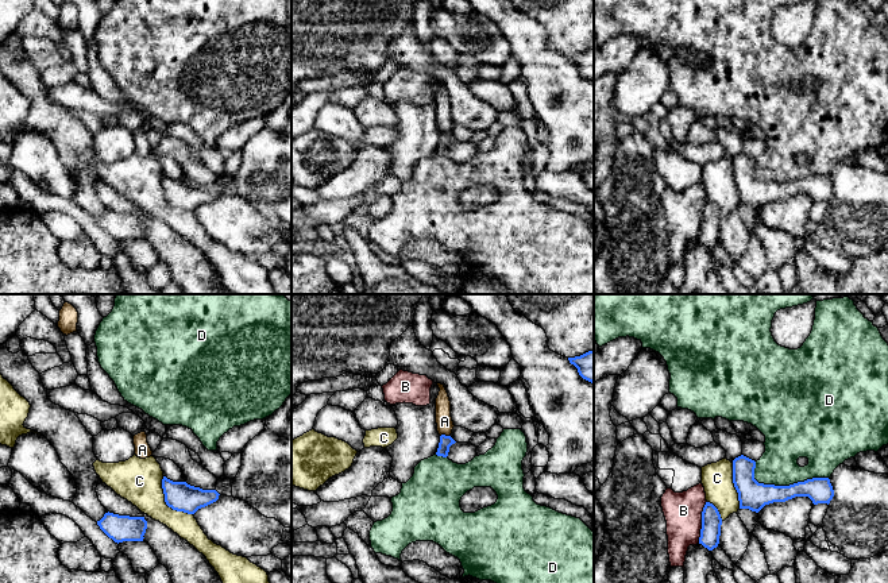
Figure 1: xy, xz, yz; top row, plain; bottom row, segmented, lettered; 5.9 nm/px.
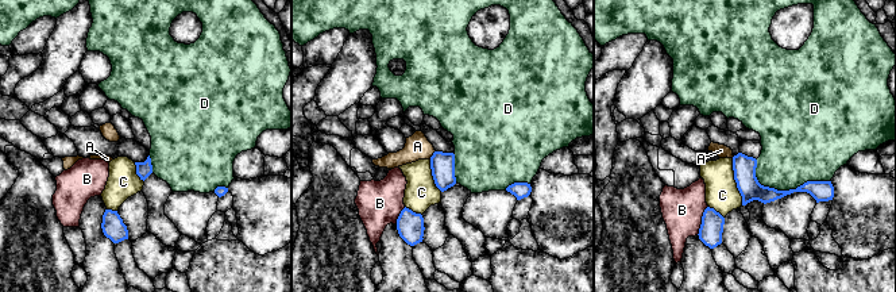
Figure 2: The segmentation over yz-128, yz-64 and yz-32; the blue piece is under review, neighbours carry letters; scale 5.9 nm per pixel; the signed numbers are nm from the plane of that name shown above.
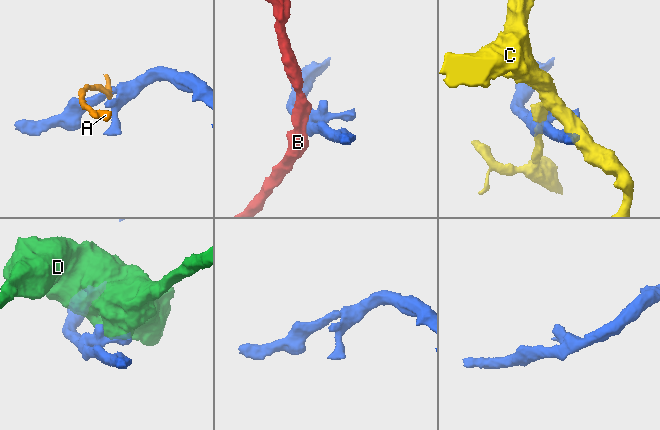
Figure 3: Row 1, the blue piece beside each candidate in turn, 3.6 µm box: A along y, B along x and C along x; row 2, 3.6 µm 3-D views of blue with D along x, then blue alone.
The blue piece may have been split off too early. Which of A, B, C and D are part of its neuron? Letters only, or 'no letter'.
no letter

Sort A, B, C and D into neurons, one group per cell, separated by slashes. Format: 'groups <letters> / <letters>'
groups A / B / C / D

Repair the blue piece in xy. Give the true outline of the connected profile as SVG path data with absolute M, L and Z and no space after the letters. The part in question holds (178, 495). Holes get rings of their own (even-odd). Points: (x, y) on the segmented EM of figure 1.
M166 476L162 479L162 489L166 505L188 514L216 502L220 495L216 490L202 490L186 482L173 482Z

